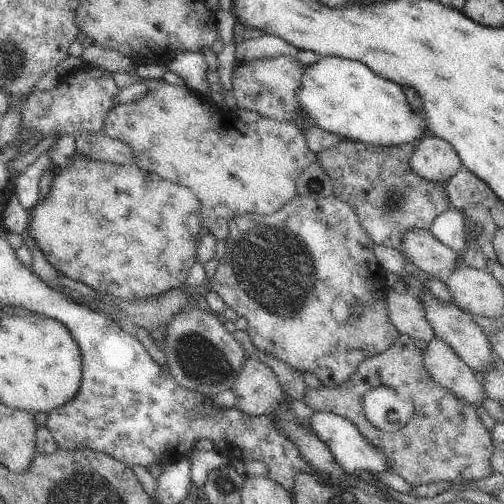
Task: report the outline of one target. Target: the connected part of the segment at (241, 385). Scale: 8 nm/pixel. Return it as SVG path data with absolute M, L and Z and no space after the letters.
M254 359L242 362L242 370L232 391L238 400L234 408L240 408L248 416L268 415L280 404L288 404L291 400L276 380L274 370Z

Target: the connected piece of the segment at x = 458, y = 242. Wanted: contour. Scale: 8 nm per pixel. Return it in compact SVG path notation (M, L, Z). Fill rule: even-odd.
M449 207L442 214L434 218L429 231L445 246L452 248L457 253L466 249L468 244L464 237L464 221L466 217L463 212Z

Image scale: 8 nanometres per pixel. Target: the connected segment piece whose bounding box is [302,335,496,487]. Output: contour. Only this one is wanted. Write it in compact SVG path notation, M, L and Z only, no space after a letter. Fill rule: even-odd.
M399 335L396 342L388 350L367 358L344 384L340 384L336 388L324 388L323 390L312 389L307 386L302 401L314 411L336 413L353 422L356 428L360 429L360 434L386 456L388 471L402 477L412 487L438 482L463 483L477 481L490 476L494 472L492 464L490 464L490 458L492 458L496 448L492 445L490 433L482 424L482 419L476 415L475 409L462 404L460 400L456 400L450 390L442 388L440 384L436 384L430 378L424 362L423 350L416 347L416 340L408 335ZM380 384L390 386L402 397L412 400L414 414L412 414L408 424L400 430L396 430L396 432L384 431L372 426L368 422L366 414L364 414L362 398L372 388L376 388Z

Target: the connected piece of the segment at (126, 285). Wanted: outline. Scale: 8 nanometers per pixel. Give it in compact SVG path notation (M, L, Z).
M76 160L69 167L64 167L55 172L54 180L50 184L50 191L46 198L41 204L36 204L32 210L34 212L29 216L31 221L28 222L28 237L36 240L35 246L39 247L46 260L54 268L64 272L64 275L68 276L68 278L90 286L97 293L120 298L120 300L126 302L154 298L154 296L160 296L160 294L164 294L168 290L184 287L188 272L194 266L196 250L198 250L198 244L200 244L204 233L204 229L200 226L200 202L198 202L198 196L193 190L186 188L186 186L178 186L178 184L162 178L158 173L138 168L133 164L115 165L100 161Z

